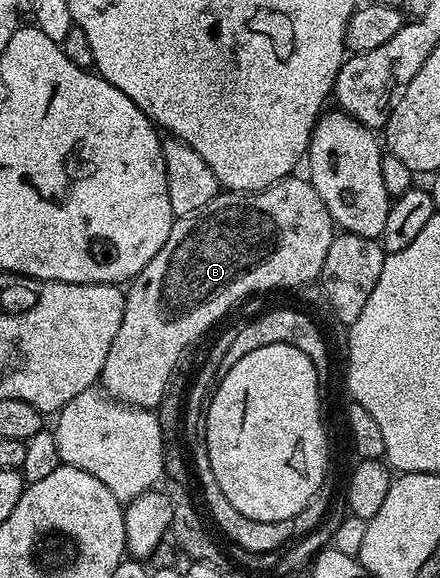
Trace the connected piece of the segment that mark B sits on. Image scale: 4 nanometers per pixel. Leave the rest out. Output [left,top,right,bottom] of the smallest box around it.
[99,174,335,409]

